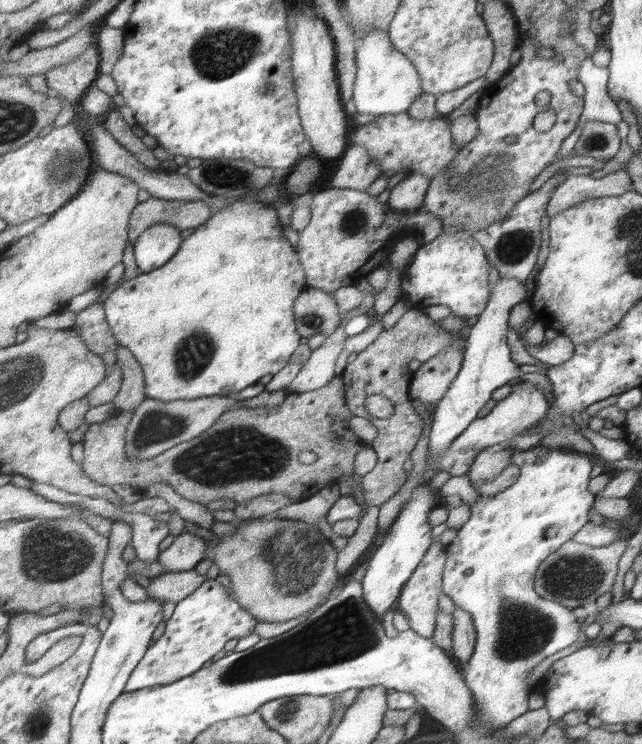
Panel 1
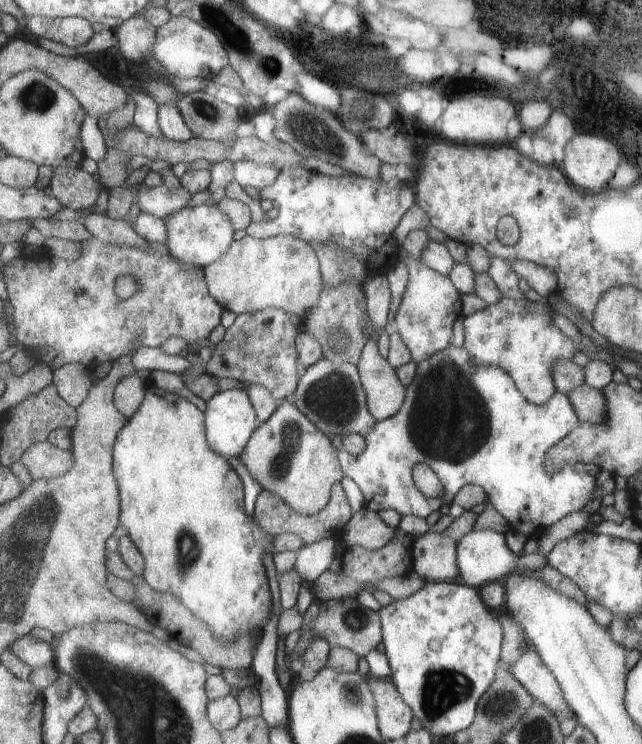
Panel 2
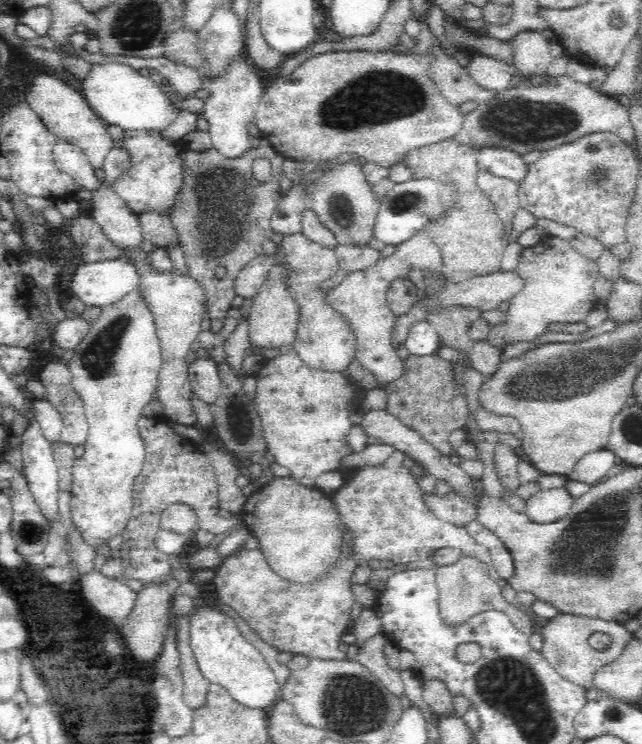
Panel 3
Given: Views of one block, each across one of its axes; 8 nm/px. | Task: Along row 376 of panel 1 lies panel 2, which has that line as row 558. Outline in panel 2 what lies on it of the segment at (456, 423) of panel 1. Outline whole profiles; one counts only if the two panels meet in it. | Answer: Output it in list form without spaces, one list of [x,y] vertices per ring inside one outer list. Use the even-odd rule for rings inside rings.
[[[471,530],[467,536],[461,536],[459,554],[457,554],[461,578],[465,584],[483,588],[487,582],[495,582],[499,578],[509,578],[517,570],[543,570],[549,562],[545,556],[529,554],[529,556],[515,556],[515,552],[507,546],[505,534],[495,530]]]

